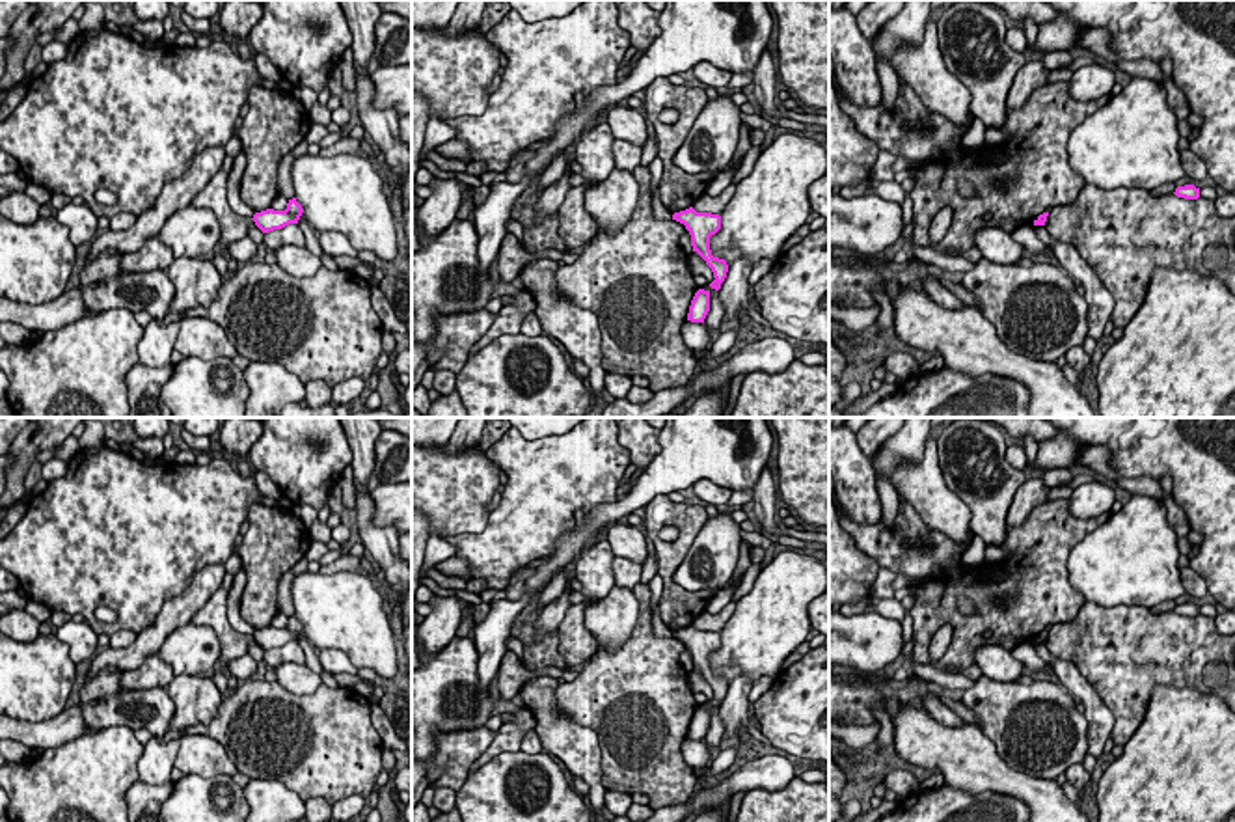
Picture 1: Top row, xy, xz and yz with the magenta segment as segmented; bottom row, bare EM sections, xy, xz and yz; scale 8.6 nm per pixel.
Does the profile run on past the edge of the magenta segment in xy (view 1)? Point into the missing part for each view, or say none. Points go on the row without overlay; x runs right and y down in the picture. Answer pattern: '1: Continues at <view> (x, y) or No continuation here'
1: No continuation here

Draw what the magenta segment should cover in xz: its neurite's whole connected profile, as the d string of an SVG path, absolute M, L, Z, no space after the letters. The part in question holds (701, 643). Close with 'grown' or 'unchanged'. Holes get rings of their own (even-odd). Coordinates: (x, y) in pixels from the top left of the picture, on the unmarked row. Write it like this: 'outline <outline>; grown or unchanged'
outline M693 624L674 630L672 637L685 643L691 652L693 669L697 669L713 690L712 706L719 708L726 695L728 682L725 677L713 675L710 667L710 654L721 647L721 634L712 630L697 630Z; unchanged

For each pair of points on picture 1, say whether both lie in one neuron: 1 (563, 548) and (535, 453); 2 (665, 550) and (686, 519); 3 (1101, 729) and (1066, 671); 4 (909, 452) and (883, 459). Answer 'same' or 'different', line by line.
1: different
2: same
3: same
4: same

